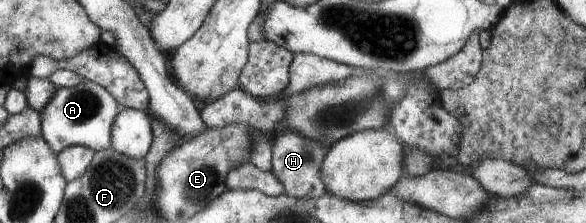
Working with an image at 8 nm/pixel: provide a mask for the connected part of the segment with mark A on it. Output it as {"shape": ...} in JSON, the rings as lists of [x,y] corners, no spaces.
{"shape":[[[83,80],[75,86],[57,87],[44,108],[40,109],[40,134],[54,154],[72,144],[99,151],[110,147],[111,126],[119,109],[112,95],[94,82]]]}

